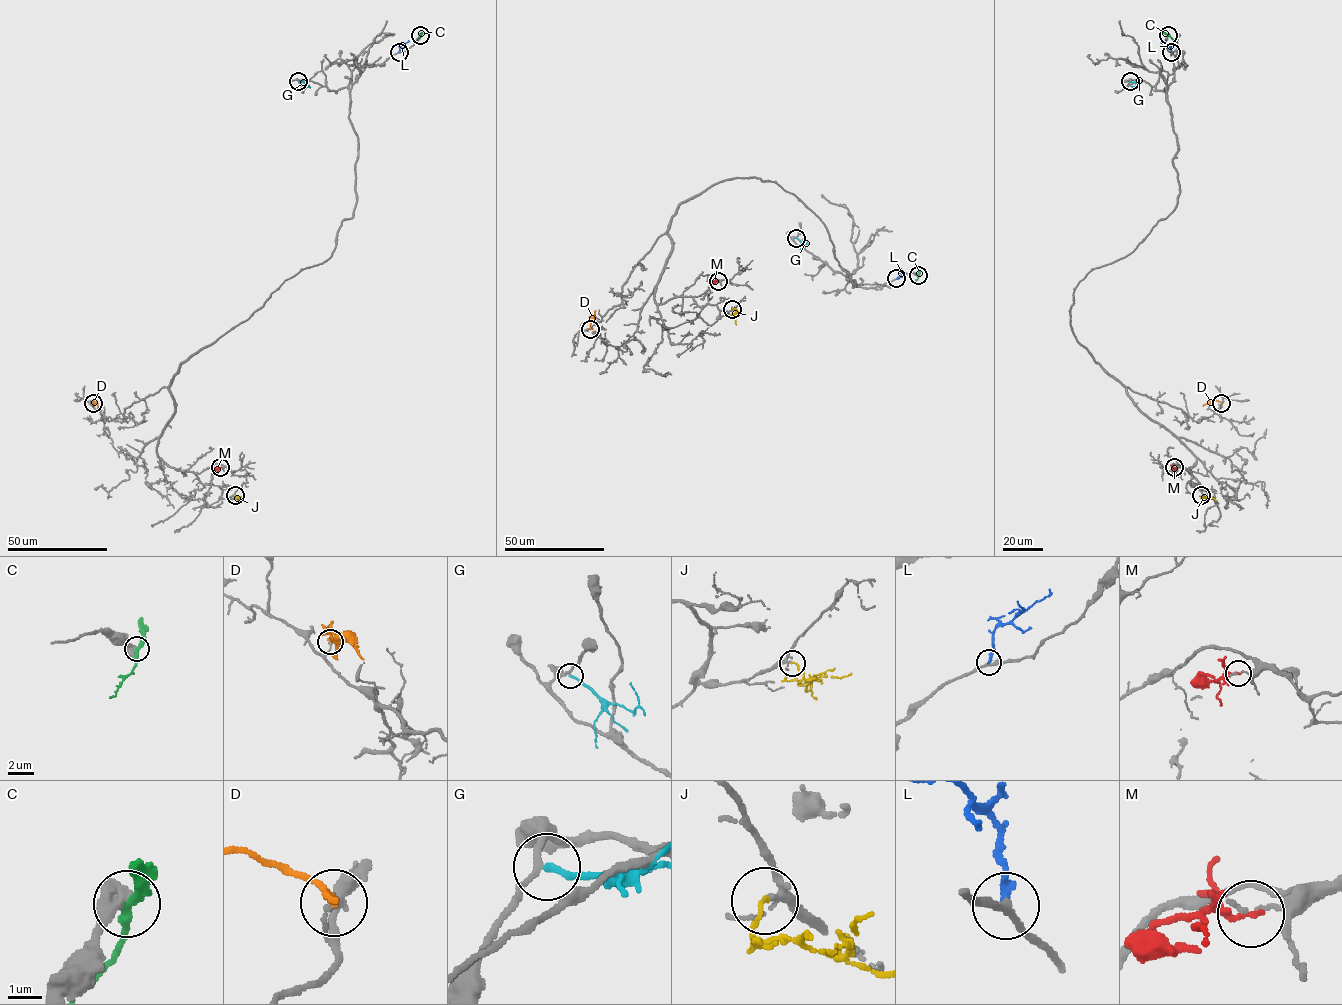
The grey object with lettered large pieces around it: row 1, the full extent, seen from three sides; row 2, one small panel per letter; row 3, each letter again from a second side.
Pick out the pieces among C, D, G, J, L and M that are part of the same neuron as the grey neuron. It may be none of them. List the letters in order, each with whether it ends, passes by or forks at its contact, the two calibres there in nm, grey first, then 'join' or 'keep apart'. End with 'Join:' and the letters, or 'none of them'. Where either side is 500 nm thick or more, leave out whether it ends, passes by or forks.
C: calibres 550 and 320 nm; join
D: it passes by; calibres 120 and 170 nm; keep apart
G: it ends; calibres 180 and 190 nm; keep apart
J: it ends; calibres 150 and 100 nm; join
L: it ends; calibres 220 and 240 nm; keep apart
M: it ends; calibres 120 and 180 nm; keep apart
Join: C, J

